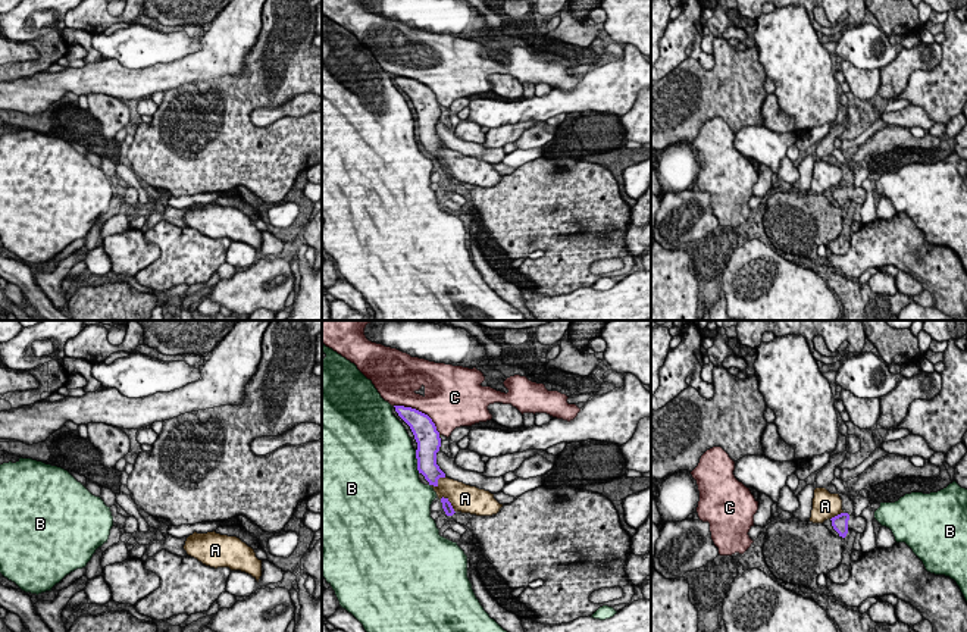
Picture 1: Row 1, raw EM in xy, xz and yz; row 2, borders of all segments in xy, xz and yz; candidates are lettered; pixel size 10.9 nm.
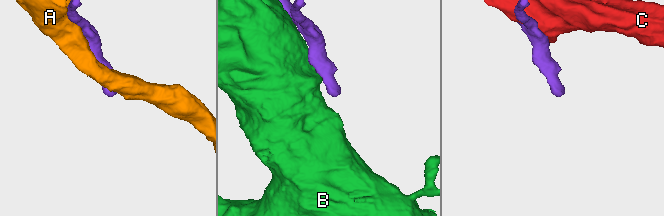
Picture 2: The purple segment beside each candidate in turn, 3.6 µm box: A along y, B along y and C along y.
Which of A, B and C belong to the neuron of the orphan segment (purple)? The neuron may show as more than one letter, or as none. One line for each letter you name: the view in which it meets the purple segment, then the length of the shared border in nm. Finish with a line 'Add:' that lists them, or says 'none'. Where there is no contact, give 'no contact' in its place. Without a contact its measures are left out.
Add: none

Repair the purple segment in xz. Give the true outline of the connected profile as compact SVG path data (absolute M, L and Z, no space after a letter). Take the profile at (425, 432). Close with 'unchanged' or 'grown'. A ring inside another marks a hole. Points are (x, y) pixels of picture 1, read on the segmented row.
M394 406L398 416L410 426L417 442L417 470L429 485L438 486L438 479L445 473L436 464L436 453L441 447L439 432L432 419L411 407Z; unchanged

